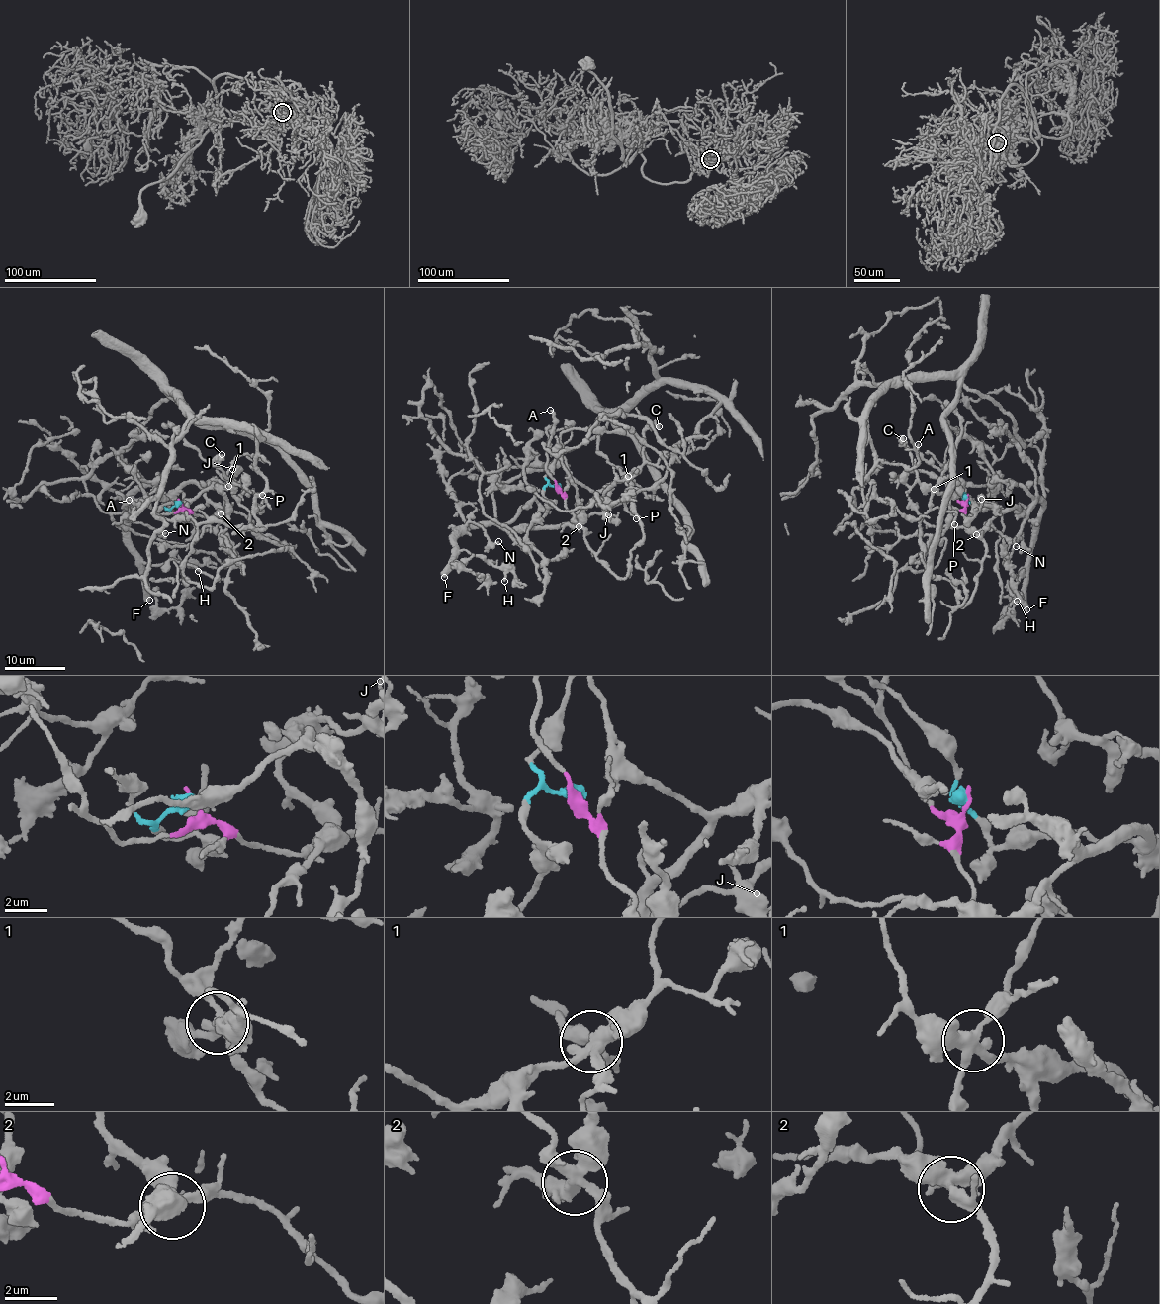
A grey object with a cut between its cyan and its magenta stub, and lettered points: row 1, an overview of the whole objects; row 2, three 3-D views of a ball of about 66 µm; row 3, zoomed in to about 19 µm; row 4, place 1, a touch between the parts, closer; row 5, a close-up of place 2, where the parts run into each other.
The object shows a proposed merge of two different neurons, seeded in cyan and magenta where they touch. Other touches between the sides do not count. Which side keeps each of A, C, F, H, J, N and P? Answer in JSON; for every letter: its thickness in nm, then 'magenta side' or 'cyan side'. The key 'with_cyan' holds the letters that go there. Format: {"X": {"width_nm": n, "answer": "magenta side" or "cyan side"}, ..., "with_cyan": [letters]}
{"A": {"width_nm": 180, "answer": "magenta side"}, "C": {"width_nm": 550, "answer": "cyan side"}, "F": {"width_nm": 480, "answer": "cyan side"}, "H": {"width_nm": 150, "answer": "cyan side"}, "J": {"width_nm": 130, "answer": "cyan side"}, "N": {"width_nm": 200, "answer": "cyan side"}, "P": {"width_nm": 190, "answer": "magenta side"}, "with_cyan": ["C", "F", "H", "J", "N"]}

